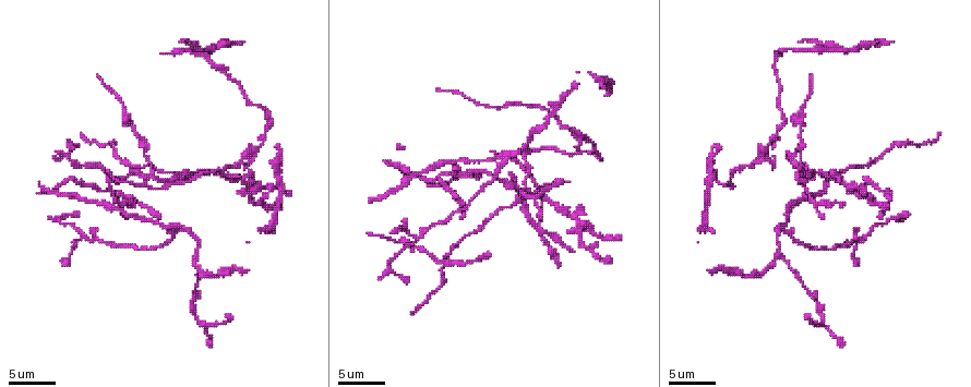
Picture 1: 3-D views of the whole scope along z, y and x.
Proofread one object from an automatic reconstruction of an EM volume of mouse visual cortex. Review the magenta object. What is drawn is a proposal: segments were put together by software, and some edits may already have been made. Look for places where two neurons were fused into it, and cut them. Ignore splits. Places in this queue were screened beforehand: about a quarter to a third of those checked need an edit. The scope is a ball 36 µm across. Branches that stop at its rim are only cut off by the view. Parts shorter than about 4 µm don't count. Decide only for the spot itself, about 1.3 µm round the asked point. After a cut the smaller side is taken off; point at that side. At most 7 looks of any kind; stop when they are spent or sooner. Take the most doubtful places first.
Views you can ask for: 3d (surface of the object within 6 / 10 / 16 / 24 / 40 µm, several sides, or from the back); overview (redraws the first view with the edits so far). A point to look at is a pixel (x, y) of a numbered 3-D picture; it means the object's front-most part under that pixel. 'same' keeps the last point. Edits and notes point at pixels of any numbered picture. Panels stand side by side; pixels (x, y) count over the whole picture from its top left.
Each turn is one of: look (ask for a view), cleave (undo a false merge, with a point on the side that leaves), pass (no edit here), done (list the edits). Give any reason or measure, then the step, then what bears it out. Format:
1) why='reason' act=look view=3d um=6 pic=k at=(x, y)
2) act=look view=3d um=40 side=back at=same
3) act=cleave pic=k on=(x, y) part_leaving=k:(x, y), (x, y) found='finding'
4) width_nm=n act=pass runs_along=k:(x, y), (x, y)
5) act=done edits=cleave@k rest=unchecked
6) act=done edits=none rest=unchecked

why='arms run side by side' act=look view=3d um=6 pic=1 at=(254, 190)

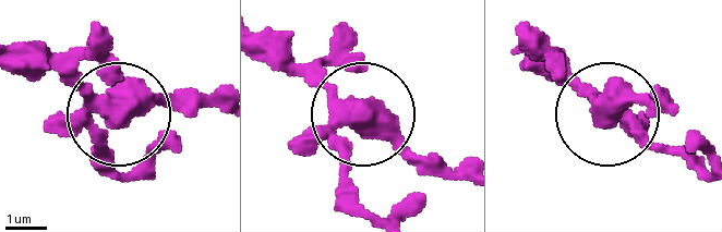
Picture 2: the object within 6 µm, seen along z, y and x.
act=look view=3d um=6 side=back pic=2 at=(613, 115)

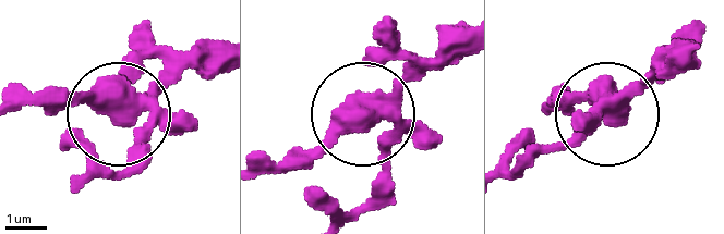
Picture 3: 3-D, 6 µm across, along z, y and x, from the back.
side_arm_um=5 act=pass runs_along=3:(465, 29), (280, 172) found='one neuron here'

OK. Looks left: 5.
why='thin arm on a thick one' act=look view=3d um=6 pic=1 at=(437, 176)

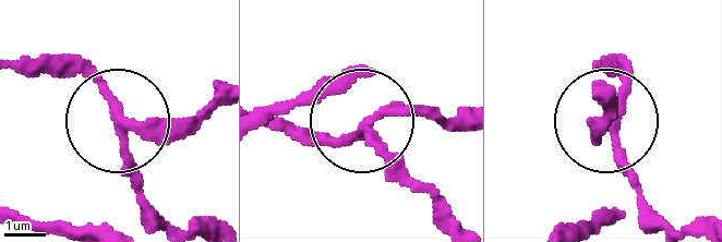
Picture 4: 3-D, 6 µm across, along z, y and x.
side_arm_um=10 act=pass runs_along=4:(217, 105), (165, 125), (123, 125), (99, 84), (53, 57) found='one neuron here'

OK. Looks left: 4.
why='three-way junction' act=look view=3d um=6 pic=1 at=(154, 171)

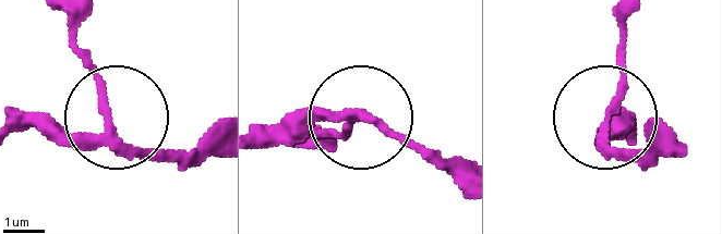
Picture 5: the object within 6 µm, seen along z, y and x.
arms=3 act=cleave pic=5 on=(100, 87) part_leaving=5:(112, 138), (71, 16) found='a second neuron is stuck on'

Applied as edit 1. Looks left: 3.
act=done edits=cleave@5 rest=unchecked

